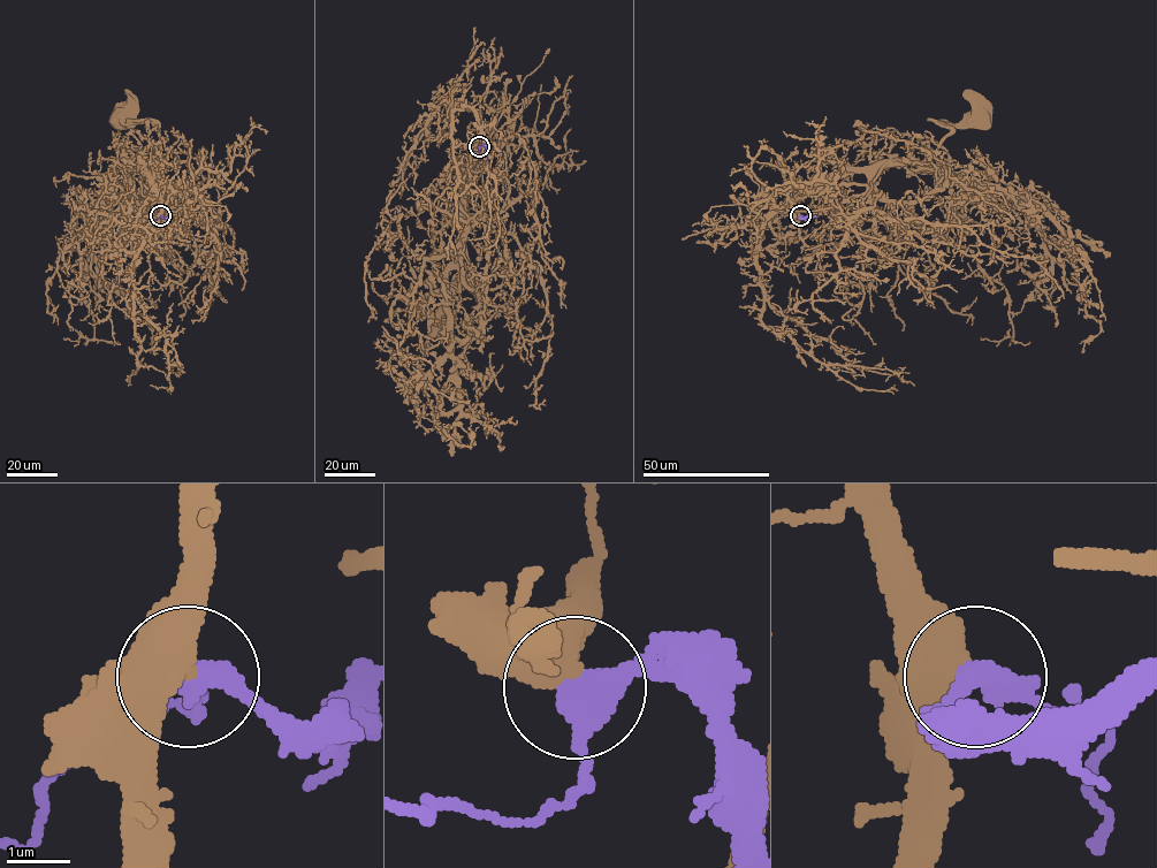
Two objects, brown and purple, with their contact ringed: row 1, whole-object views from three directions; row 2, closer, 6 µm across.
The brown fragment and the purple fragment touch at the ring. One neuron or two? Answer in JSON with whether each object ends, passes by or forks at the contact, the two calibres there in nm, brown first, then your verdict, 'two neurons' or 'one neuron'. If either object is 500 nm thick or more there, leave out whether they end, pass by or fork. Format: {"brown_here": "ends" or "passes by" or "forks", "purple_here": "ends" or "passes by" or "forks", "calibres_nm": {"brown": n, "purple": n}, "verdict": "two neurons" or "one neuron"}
{"calibres_nm": {"brown": 650, "purple": 380}, "verdict": "one neuron"}

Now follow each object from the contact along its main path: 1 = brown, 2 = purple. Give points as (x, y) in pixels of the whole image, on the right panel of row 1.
1: (800, 215), (797, 203), (823, 182), (878, 162), (925, 162), (950, 130), (941, 121), (979, 126), (983, 117)
2: (800, 215), (815, 215)

